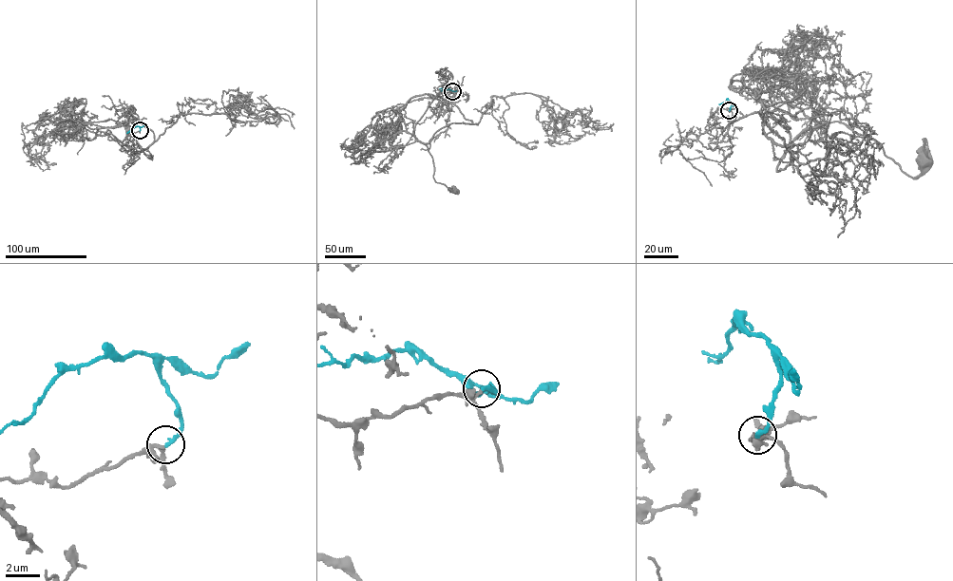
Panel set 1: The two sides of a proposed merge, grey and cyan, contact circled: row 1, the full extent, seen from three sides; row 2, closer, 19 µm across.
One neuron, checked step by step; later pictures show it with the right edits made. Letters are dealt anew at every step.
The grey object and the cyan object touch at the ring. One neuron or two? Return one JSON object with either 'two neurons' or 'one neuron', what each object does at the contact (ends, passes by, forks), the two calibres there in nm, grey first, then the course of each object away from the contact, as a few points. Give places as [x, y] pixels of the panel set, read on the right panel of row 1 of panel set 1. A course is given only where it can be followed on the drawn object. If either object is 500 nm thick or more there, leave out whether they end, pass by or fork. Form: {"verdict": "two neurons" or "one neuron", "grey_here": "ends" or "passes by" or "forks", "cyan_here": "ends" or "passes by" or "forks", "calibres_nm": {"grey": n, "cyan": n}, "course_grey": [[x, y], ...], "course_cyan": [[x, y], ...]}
{"verdict": "one neuron", "grey_here": "passes by", "cyan_here": "ends", "calibres_nm": {"grey": 200, "cyan": 240}, "course_grey": [[729, 110], [708, 121], [727, 127], [783, 102], [820, 124], [841, 121], [874, 139], [908, 176], [925, 159]], "course_cyan": [[729, 110], [732, 103], [727, 99], [719, 103]]}

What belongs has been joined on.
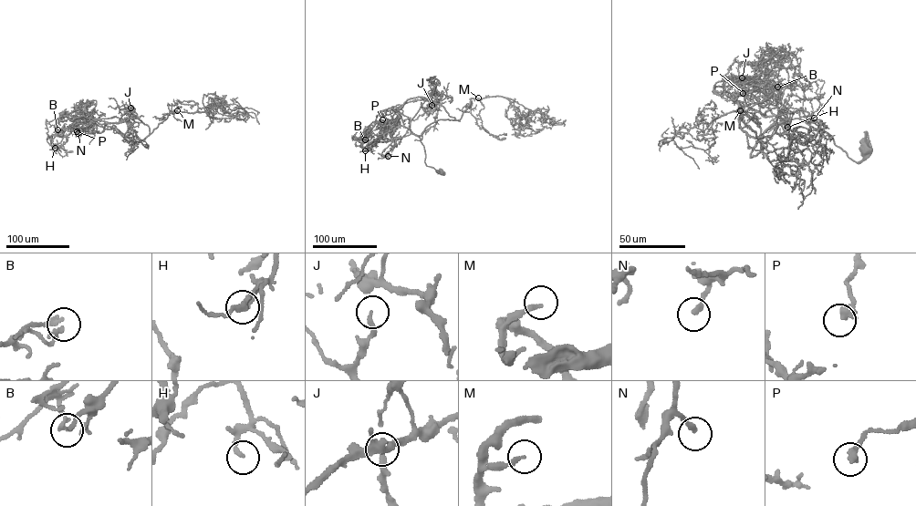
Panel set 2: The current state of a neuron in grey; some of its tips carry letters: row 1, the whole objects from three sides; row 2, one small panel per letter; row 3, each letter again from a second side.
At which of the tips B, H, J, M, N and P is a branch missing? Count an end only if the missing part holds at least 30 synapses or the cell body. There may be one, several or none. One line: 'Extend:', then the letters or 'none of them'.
Extend: N

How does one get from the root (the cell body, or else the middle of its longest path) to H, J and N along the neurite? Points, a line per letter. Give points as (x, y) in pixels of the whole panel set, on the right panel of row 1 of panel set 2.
H: (867, 148), (852, 160), (804, 120), (762, 115), (764, 100), (775, 96), (787, 127)
J: (867, 148), (852, 160), (790, 118), (751, 158), (760, 129), (735, 101), (748, 100), (742, 77)
N: (867, 148), (863, 159), (852, 160), (826, 132), (779, 114), (792, 94), (811, 99), (814, 118)

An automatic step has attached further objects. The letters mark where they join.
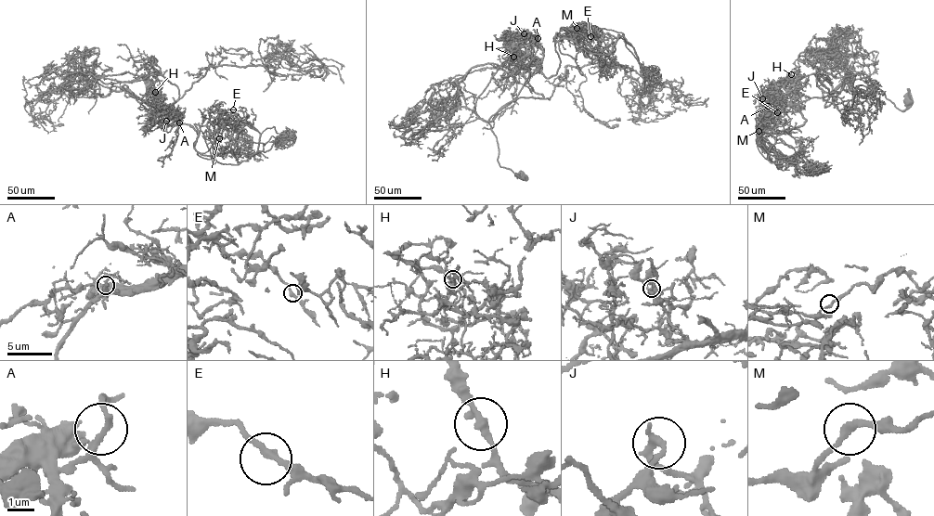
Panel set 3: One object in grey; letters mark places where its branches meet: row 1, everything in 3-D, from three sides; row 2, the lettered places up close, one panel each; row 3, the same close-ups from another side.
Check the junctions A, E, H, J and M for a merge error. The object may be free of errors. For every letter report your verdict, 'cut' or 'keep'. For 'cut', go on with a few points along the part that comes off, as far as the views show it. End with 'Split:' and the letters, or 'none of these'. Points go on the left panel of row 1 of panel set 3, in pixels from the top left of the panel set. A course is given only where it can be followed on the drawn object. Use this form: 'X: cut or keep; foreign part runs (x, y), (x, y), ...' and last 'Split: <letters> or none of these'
A: keep
E: keep
H: cut; foreign part runs (155, 92), (162, 106), (197, 132), (197, 150), (223, 164), (247, 160), (273, 126), (293, 135), (284, 147)
J: keep
M: keep
Split: H

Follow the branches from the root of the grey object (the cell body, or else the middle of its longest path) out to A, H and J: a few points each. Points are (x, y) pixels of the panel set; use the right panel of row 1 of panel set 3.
A: (909, 100), (907, 108), (899, 109), (880, 89), (855, 79), (842, 83), (824, 96), (790, 106), (768, 106)
H: (909, 100), (907, 108), (899, 109), (880, 89), (858, 79), (810, 98), (796, 91), (792, 75)
J: (909, 100), (907, 108), (899, 109), (880, 89), (858, 79), (824, 96), (790, 106), (767, 108), (762, 97)

